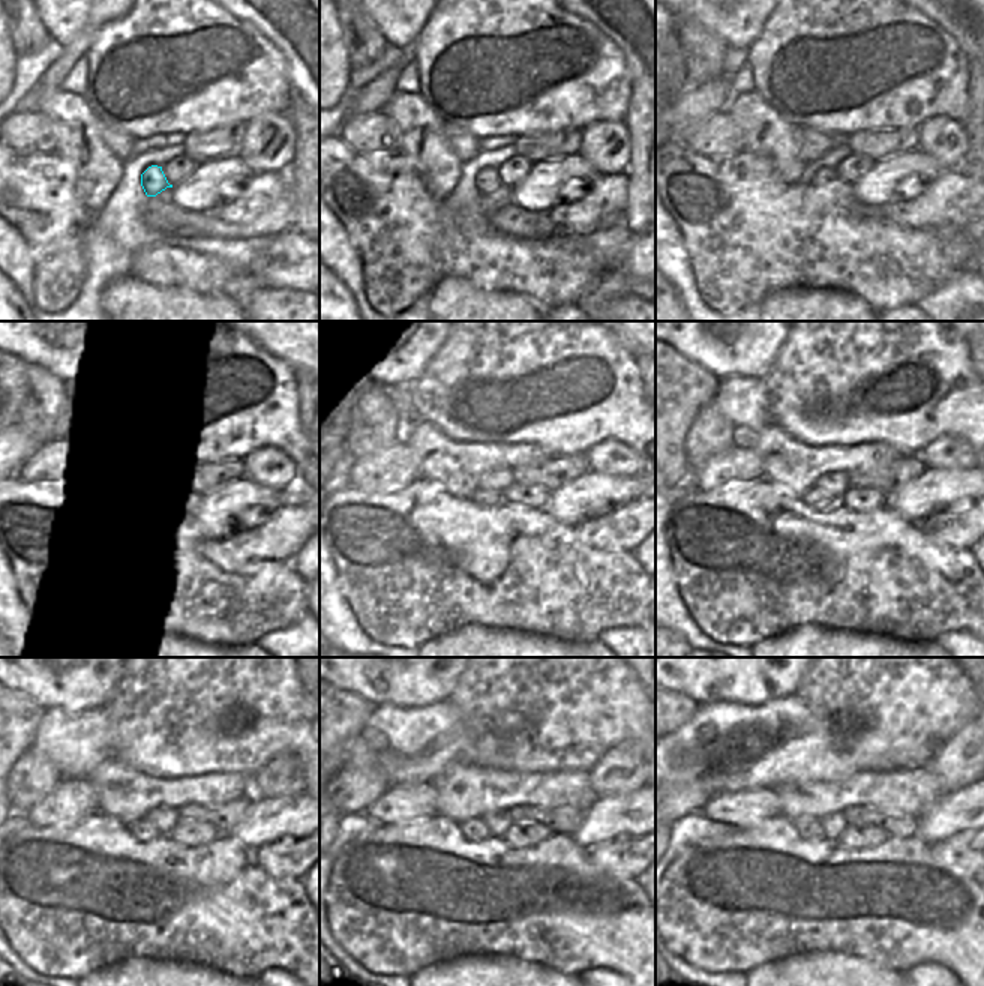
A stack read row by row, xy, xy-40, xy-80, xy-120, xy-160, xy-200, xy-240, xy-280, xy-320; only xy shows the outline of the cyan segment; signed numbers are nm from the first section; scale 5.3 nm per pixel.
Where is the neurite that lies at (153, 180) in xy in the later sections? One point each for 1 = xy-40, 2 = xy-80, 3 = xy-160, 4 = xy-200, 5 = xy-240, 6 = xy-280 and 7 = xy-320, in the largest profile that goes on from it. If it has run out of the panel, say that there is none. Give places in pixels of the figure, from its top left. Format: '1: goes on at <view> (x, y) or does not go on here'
1: goes on at xy-40 (488, 180)
2: goes on at xy-80 (825, 174)
3: goes on at xy-160 (483, 499)
4: goes on at xy-200 (818, 499)
5: goes on at xy-240 (141, 830)
6: goes on at xy-280 (476, 830)
7: goes on at xy-320 (809, 827)

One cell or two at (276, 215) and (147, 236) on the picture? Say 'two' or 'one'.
two

